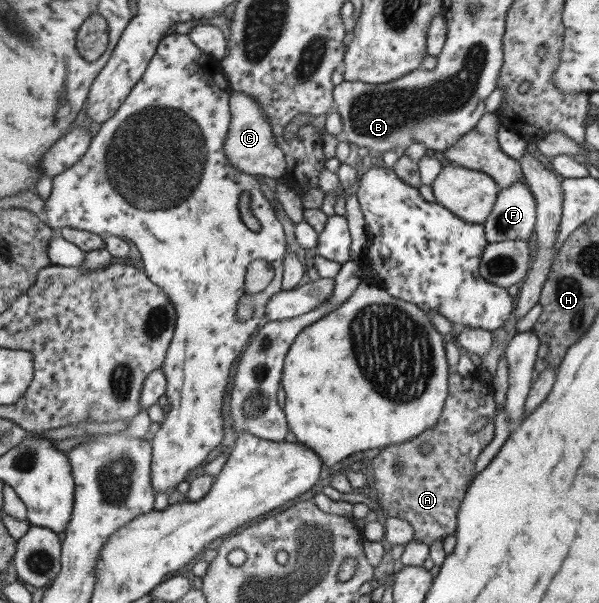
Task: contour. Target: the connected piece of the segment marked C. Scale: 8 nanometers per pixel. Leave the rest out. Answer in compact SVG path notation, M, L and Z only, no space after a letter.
M243 92L229 93L229 125L223 144L223 153L231 166L244 174L276 179L285 172L284 155L276 146L270 125L261 106Z

